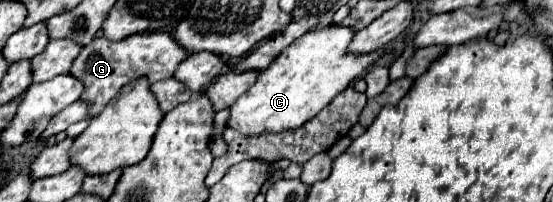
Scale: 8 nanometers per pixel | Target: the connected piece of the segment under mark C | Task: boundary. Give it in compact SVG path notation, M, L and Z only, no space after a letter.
M342 25L322 27L296 39L290 47L278 55L278 59L264 71L260 71L256 83L244 93L230 113L230 127L238 127L244 135L258 135L262 131L286 131L304 125L316 117L338 93L342 93L364 69L374 65L382 55L384 47L370 55L350 55L348 47L354 41L356 31Z

